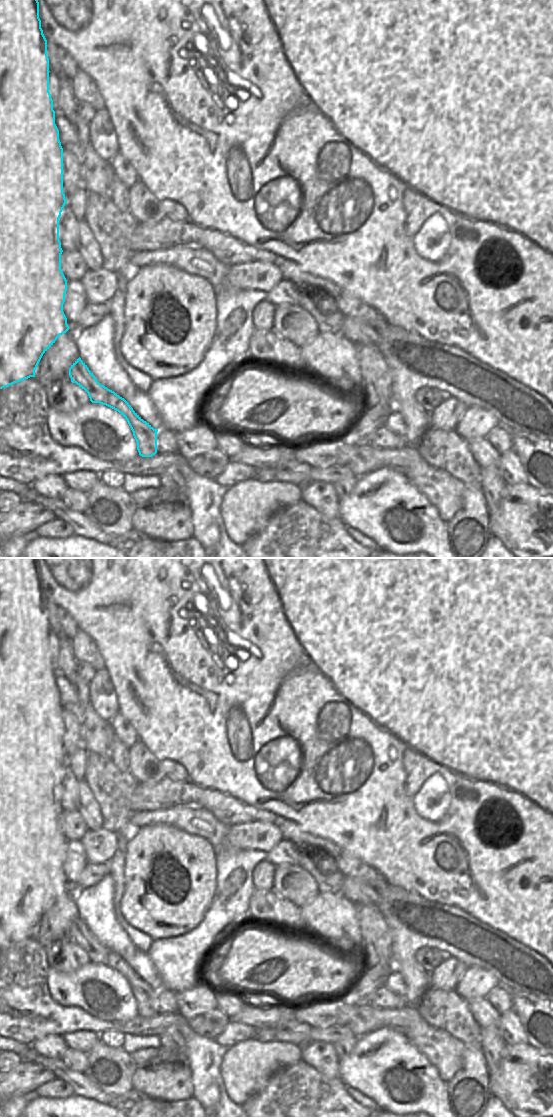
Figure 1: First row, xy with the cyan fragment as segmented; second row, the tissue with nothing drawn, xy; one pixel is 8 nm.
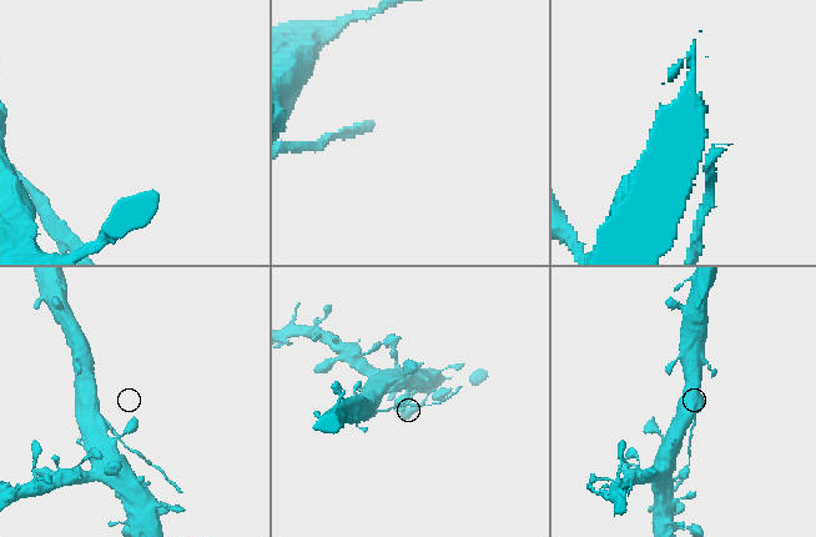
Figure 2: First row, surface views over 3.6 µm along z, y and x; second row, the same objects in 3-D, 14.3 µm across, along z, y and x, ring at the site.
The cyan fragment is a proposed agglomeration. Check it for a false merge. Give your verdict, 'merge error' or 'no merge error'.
merge error

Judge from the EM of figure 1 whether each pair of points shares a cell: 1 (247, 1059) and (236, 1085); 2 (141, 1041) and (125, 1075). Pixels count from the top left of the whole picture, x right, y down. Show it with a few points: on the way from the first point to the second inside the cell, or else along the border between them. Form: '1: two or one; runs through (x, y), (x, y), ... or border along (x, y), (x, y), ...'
1: one; runs through (247, 1065), (242, 1079)
2: two; border along (122, 1047), (130, 1054)

